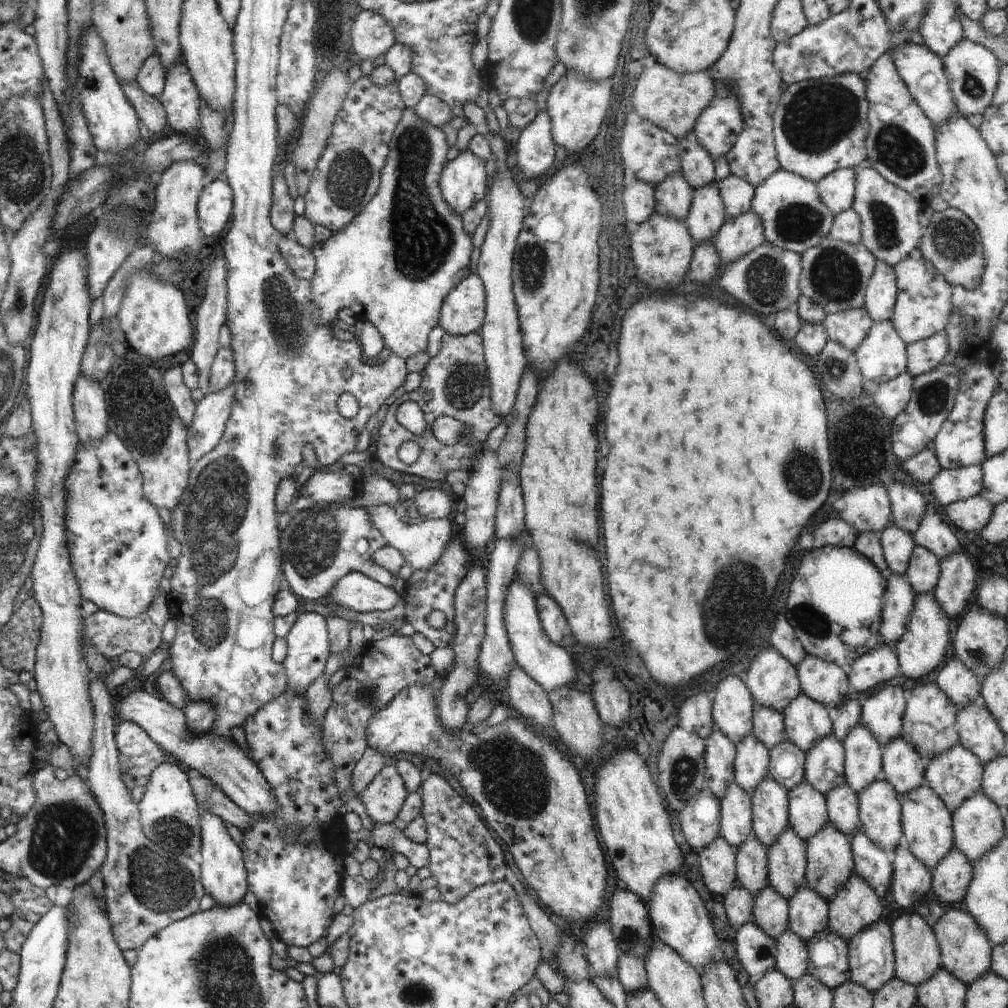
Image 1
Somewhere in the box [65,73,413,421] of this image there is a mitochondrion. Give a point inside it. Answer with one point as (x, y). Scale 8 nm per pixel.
(284, 313)

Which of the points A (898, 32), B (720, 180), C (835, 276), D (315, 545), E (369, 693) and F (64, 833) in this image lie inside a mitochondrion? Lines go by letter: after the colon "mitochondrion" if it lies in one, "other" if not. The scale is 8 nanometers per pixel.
A: other
B: other
C: mitochondrion
D: mitochondrion
E: mitochondrion
F: mitochondrion

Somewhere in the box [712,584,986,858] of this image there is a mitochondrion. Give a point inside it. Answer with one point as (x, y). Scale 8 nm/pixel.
(812, 625)

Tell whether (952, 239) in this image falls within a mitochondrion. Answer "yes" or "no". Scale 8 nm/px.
yes

